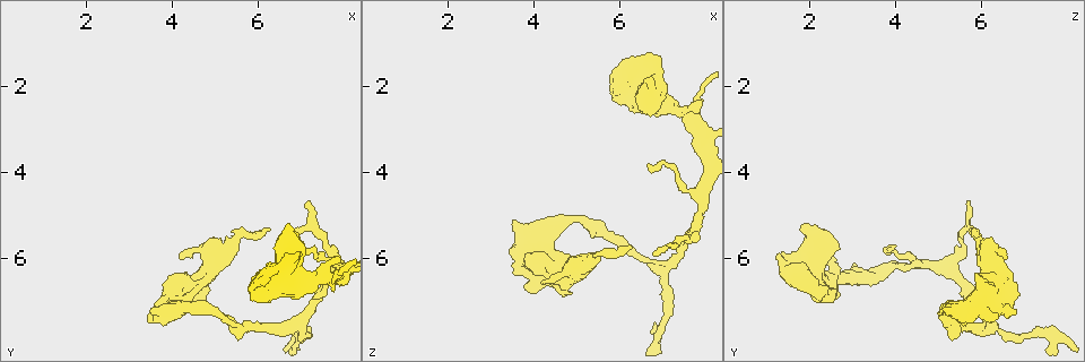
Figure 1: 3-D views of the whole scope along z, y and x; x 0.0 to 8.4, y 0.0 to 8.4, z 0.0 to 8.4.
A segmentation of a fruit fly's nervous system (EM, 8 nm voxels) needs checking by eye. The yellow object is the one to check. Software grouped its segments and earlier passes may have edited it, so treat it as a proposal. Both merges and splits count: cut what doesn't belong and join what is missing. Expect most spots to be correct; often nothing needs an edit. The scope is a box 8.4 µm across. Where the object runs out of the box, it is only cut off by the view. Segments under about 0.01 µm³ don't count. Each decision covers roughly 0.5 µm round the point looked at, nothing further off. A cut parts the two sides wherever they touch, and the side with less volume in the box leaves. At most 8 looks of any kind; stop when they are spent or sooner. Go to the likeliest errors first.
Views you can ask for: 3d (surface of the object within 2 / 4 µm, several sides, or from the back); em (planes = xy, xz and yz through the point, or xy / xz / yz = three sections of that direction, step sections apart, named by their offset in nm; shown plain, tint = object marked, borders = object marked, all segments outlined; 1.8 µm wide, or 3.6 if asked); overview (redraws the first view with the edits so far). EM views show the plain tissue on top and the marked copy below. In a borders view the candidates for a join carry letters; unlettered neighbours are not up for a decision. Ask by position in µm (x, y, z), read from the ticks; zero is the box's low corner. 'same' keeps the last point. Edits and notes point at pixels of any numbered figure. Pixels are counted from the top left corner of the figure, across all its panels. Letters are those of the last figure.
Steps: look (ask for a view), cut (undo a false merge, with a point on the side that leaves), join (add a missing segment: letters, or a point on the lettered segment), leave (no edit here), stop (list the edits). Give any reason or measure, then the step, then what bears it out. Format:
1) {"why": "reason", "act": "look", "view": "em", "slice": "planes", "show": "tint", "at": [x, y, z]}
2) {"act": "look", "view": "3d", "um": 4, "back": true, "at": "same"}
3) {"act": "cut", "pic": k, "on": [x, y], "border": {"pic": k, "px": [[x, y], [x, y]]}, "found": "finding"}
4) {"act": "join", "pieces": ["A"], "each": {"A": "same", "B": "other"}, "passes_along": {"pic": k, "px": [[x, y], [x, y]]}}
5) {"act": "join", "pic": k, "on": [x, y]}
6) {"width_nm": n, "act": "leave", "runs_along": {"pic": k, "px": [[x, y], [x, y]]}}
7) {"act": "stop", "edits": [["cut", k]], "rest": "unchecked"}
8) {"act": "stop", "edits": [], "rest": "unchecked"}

{"why": "an open end", "act": "look", "view": "em", "slice": "planes", "show": "borders", "at": [6.75, 5.75, 4.05]}

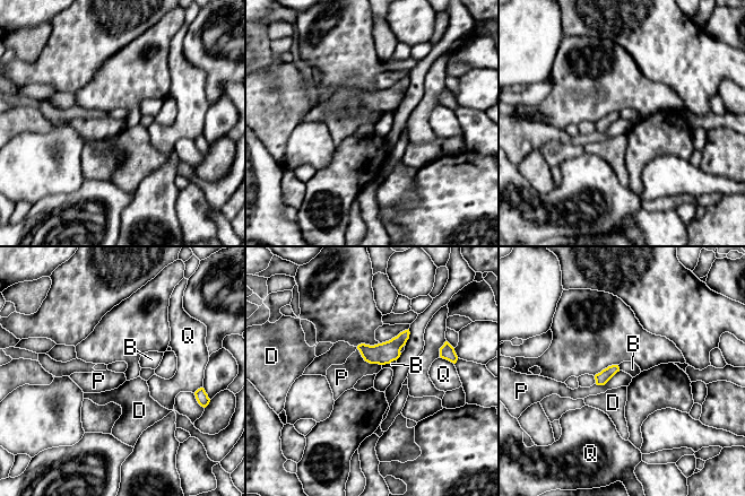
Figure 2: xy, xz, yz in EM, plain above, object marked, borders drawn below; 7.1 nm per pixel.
{"width_nm": 90, "act": "leave", "each": {"B": "other", "D": "other", "P": "other", "Q": "other"}, "found": "no lettered segment goes on from it"}

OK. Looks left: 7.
{"act": "look", "view": "em", "slice": "yz", "step": 8, "show": "borders", "at": [5.50, 5.50, 5.95]}

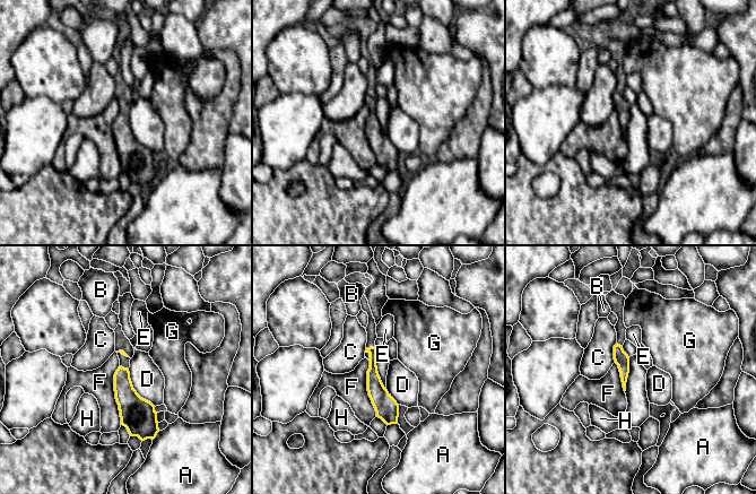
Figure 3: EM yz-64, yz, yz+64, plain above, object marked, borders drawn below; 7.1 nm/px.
{"longest_contact_nm": ["F", 420], "act": "leave", "each": {"A": "other", "B": "other", "C": "other", "D": "other", "E": "other", "F": "other", "G": "other", "H": "other"}, "runs_along": {"pic": 3, "px": [[372, 349], [374, 386], [393, 421]]}, "found": "all the same neuron"}

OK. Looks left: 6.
{"why": "branch stops here", "act": "look", "view": "em", "slice": "yz", "step": 4, "show": "borders", "at": [3.55, 7.40, 6.40]}

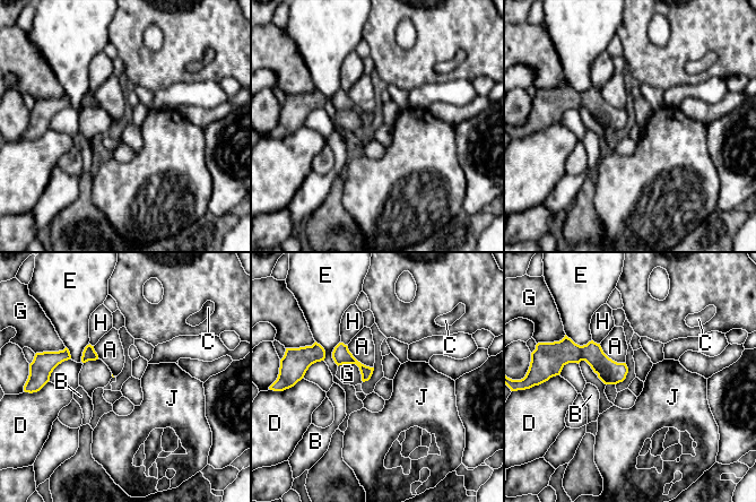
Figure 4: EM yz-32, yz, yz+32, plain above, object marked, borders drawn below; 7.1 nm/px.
{"why": "cut it another way", "act": "look", "view": "em", "slice": "planes", "show": "borders", "at": "same"}

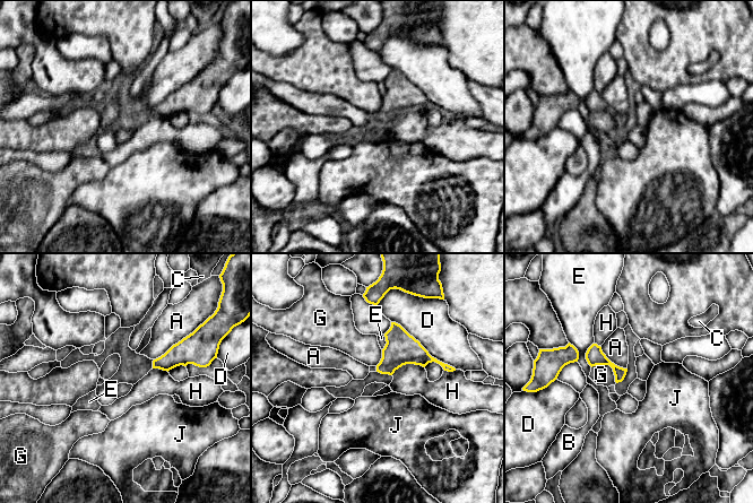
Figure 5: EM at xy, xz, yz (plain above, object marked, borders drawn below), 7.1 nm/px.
{"longest_contact_nm": ["D", 550], "act": "leave", "each": {"A": "other", "B": "other", "C": "other", "D": "other", "E": "other", "G": "other", "H": "other", "J": "other"}, "border": {"pic": 5, "px": [[189, 335], [173, 344], [154, 360]]}, "found": "no lettered segment goes on from it"}

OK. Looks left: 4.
{"act": "stop", "edits": [], "rest": "unchecked"}

